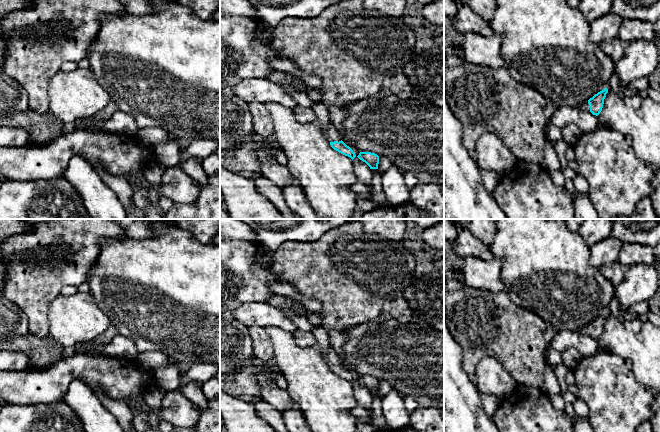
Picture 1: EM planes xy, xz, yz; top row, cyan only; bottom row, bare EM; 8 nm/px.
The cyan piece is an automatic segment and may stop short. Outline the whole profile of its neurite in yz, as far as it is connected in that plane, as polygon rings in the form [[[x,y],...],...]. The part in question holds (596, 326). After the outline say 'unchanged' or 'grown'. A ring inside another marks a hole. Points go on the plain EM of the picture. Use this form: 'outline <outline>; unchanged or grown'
outline [[[607,312],[598,316],[592,322],[590,322],[584,329],[582,329],[581,333],[587,336],[591,336],[593,339],[598,340],[602,335],[604,323],[607,317]]]; grown

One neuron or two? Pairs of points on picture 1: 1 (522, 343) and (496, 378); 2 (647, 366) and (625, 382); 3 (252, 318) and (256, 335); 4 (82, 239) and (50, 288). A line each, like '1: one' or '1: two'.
1: two
2: two
3: two
4: one

